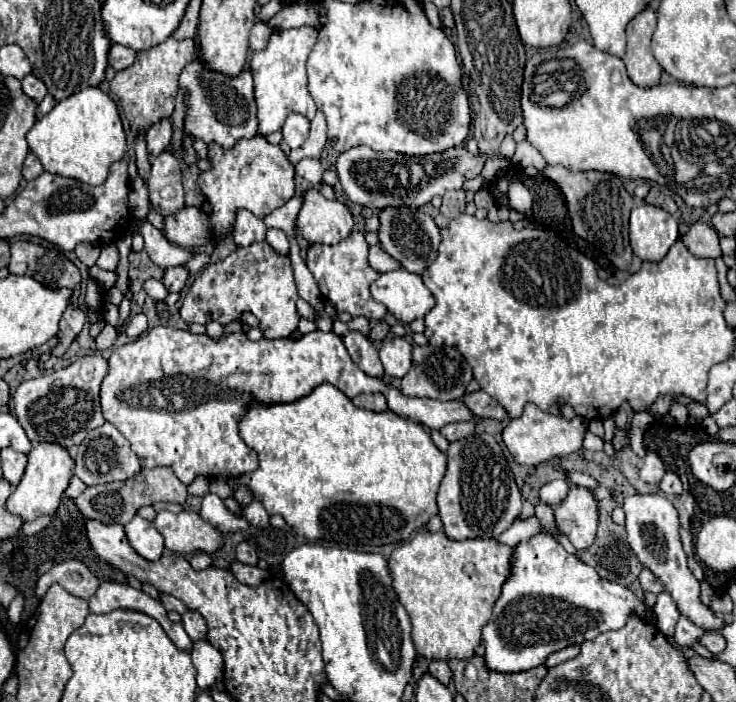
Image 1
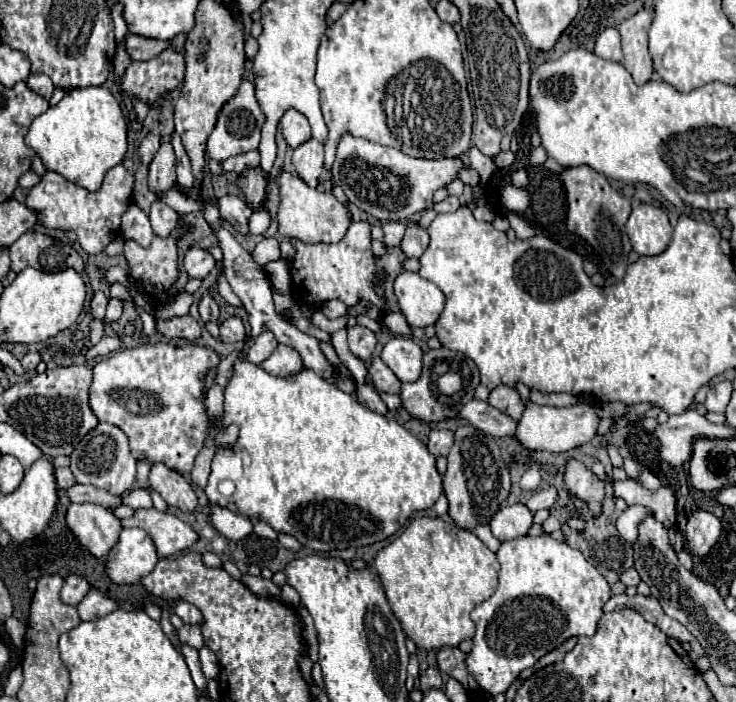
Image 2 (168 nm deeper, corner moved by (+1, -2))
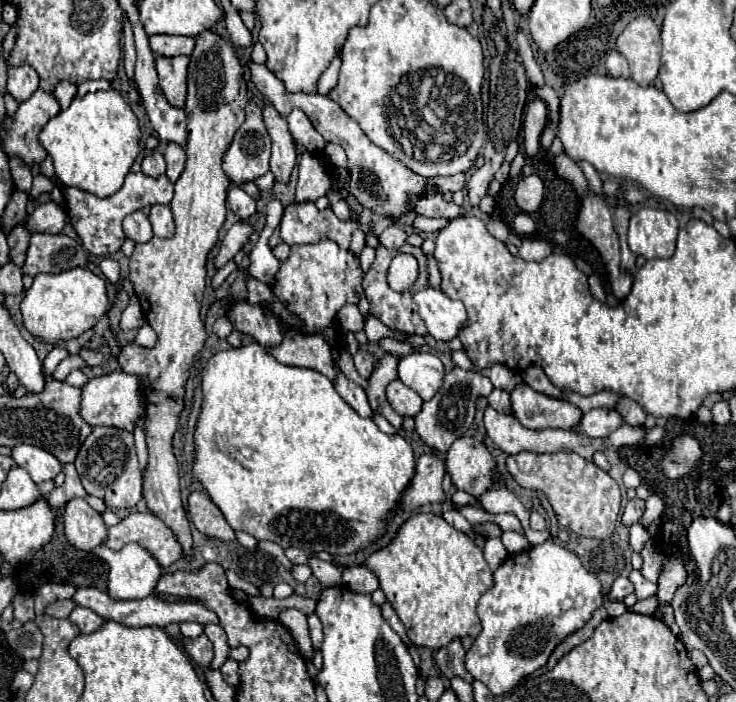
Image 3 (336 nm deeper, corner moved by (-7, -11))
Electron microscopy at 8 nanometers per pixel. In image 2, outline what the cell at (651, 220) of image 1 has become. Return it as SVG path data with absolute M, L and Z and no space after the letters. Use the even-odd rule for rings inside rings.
M640 203L626 221L626 233L638 255L660 255L672 239L672 225L662 207Z

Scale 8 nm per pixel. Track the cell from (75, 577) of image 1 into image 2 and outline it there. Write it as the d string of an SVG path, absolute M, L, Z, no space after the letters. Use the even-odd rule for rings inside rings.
M68 575L68 577L64 579L60 597L62 597L62 601L68 603L68 605L78 605L78 603L86 597L88 591L90 591L90 583L86 581L86 577Z

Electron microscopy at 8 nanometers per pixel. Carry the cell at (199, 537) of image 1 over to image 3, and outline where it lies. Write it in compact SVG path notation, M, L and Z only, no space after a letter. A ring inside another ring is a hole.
M132 512L124 516L120 524L110 526L104 546L118 550L130 542L146 548L162 568L182 558L182 546L178 544L172 530L150 512Z

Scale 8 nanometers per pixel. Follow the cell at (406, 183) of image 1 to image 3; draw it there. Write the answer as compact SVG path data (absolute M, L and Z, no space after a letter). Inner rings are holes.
M250 60L246 66L250 70L250 78L252 78L254 86L266 96L266 100L282 116L288 116L292 108L304 110L304 114L310 118L312 126L324 136L326 142L336 142L346 150L348 172L350 172L350 192L364 208L370 208L374 214L384 214L384 216L396 218L396 216L408 212L406 210L408 198L414 198L420 192L428 190L424 176L412 172L408 166L404 166L402 162L392 158L388 152L384 152L376 144L372 144L368 140L368 136L362 132L362 128L358 126L358 122L354 122L350 116L346 116L346 112L342 112L342 108L330 96L286 92L282 80L278 80L274 76L274 72L270 72L264 64L256 64Z

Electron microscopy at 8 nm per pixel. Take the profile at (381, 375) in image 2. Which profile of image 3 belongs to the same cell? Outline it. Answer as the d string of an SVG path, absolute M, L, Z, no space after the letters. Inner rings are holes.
M400 380L388 384L386 394L388 394L388 402L400 416L416 416L422 410L424 400L414 390L404 386Z

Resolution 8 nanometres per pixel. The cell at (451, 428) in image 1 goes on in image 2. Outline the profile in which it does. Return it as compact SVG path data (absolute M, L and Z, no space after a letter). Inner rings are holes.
M432 429L430 441L428 441L428 449L430 449L432 455L436 455L436 457L448 455L452 445L454 445L454 431L450 431L450 429Z

